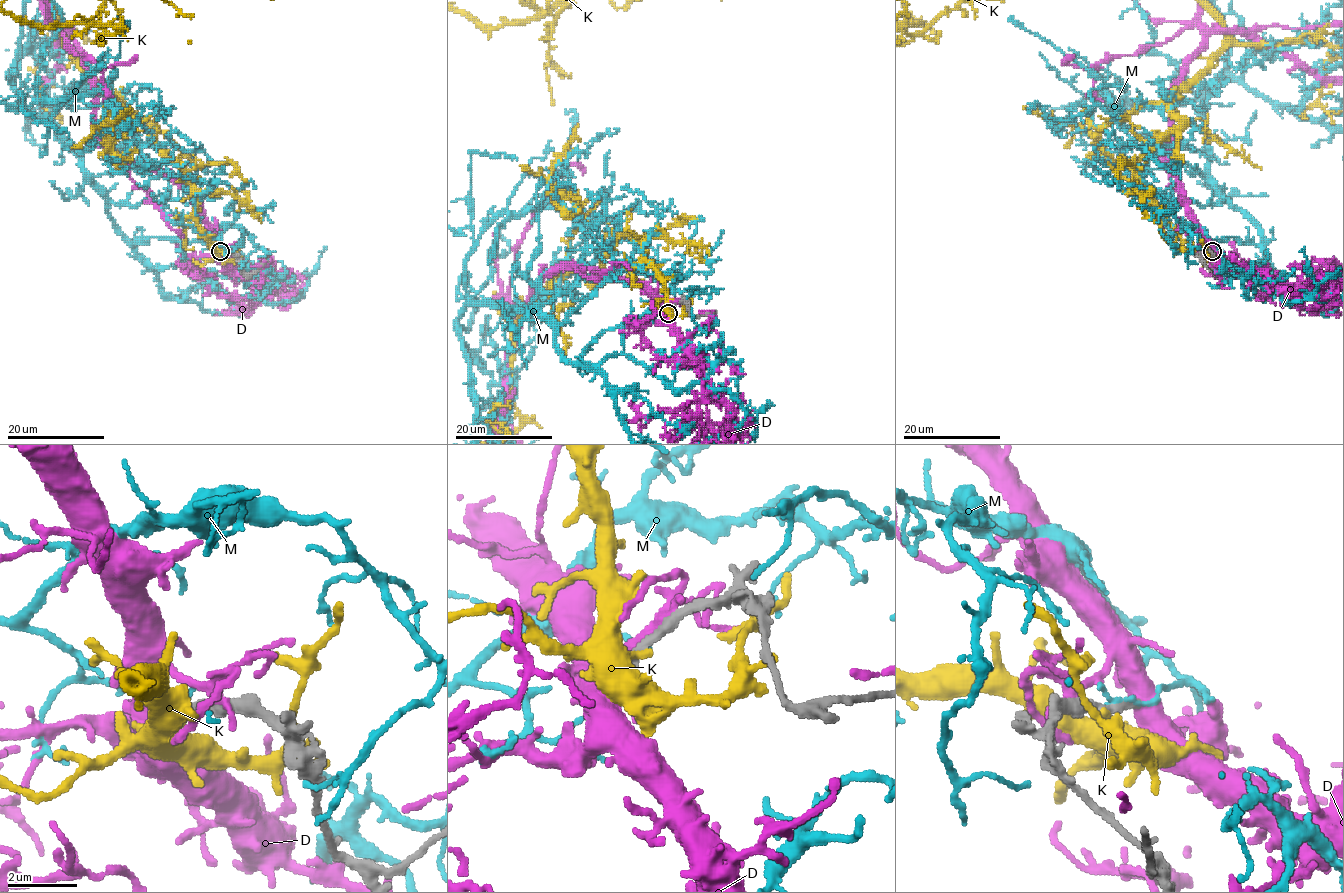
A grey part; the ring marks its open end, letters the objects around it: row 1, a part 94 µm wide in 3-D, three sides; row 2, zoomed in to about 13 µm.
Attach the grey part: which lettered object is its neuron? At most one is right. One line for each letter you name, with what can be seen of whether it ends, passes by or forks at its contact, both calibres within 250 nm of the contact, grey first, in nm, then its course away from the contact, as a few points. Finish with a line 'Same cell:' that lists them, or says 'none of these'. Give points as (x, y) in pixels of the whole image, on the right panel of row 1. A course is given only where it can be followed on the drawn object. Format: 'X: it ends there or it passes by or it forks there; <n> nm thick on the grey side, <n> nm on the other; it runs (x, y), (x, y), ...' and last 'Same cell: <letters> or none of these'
Same cell: none of these

